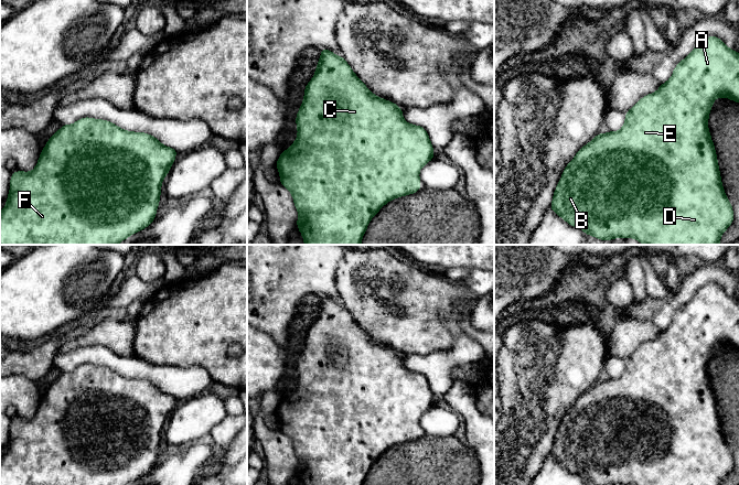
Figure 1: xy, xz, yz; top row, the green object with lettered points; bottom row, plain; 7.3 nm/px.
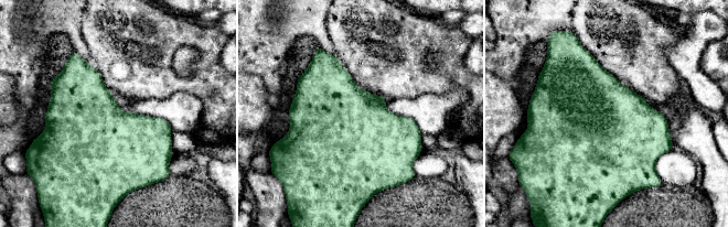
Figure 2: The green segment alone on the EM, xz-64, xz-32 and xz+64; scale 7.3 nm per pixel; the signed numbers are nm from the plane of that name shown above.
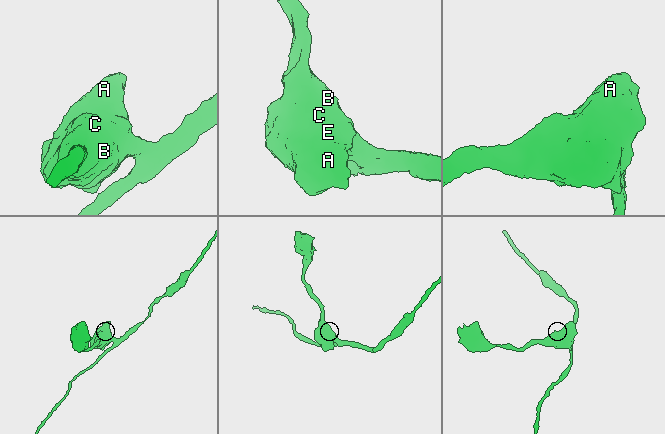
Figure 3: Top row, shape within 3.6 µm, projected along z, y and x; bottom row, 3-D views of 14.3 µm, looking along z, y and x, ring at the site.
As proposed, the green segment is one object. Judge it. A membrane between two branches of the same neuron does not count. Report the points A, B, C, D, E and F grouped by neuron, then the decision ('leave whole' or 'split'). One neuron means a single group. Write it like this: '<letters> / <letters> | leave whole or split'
A B C D E F | leave whole

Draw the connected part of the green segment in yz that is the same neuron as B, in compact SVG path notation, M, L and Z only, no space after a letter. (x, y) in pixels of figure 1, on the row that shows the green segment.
M711 35L701 40L692 53L675 66L671 78L661 84L655 93L642 97L625 112L625 121L621 130L598 133L576 153L561 174L549 208L570 226L582 229L585 235L592 235L604 241L614 238L635 238L644 245L720 245L721 235L733 222L733 209L722 187L717 154L708 129L708 117L718 97L739 103L739 53Z

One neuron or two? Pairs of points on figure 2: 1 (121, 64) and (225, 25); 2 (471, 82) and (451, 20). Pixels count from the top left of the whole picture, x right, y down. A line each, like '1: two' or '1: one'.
1: two
2: two

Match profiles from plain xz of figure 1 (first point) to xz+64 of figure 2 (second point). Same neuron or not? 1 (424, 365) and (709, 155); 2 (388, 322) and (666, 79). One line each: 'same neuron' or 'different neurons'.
1: different neurons
2: same neuron

